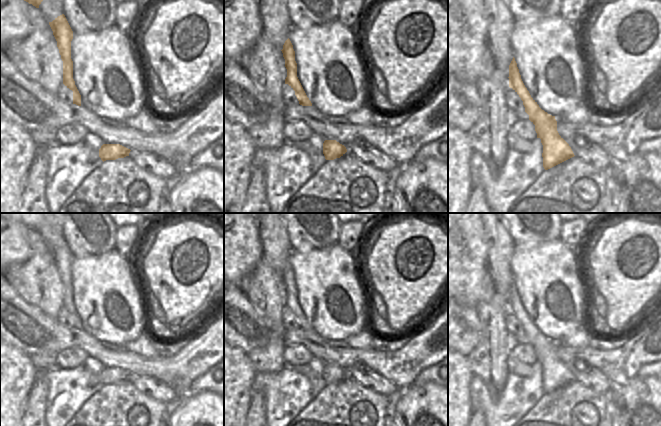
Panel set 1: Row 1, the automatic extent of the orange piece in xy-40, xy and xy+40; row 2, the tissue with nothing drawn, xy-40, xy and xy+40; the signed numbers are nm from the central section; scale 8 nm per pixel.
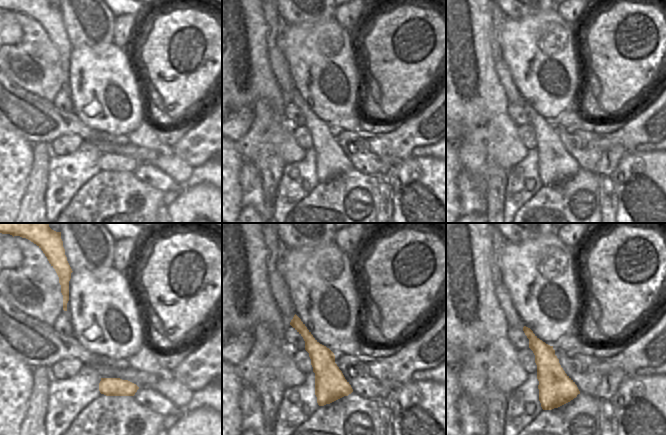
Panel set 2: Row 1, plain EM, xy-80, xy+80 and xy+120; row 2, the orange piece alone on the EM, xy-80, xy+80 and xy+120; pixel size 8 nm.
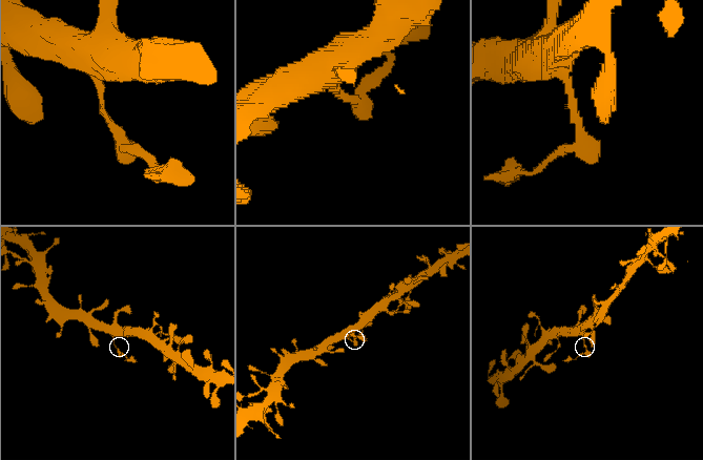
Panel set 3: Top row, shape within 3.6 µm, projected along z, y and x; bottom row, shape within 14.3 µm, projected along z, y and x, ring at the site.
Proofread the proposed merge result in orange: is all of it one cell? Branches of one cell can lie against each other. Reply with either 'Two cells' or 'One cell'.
Two cells.

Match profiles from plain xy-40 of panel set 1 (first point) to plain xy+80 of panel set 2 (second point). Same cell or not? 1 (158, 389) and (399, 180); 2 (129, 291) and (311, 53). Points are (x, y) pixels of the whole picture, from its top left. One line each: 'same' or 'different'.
1: different
2: same

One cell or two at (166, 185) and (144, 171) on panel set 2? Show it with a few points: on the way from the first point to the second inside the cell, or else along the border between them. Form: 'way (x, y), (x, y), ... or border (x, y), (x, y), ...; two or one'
way (161, 181), (149, 174); one

